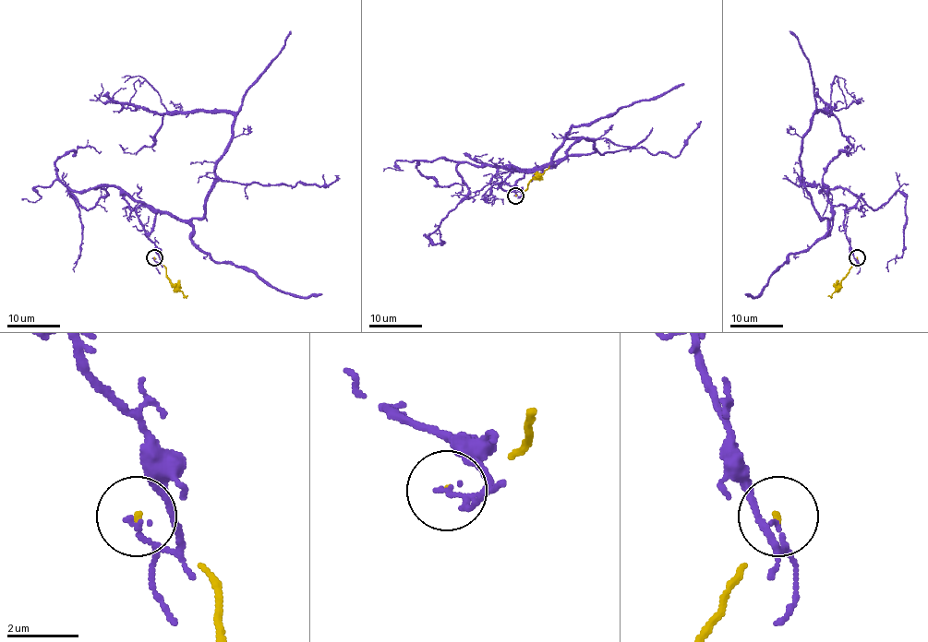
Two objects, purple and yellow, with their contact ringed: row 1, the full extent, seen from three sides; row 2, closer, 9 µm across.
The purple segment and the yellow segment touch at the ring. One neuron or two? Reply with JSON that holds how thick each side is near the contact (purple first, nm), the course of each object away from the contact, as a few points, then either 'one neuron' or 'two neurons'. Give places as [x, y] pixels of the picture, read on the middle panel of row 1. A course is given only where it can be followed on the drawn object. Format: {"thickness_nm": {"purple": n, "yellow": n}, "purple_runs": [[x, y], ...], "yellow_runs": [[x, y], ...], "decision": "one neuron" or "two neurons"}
{"thickness_nm": {"purple": 130, "yellow": 90}, "purple_runs": [[515, 195], [498, 184], [553, 166], [578, 138], [593, 142], [593, 153], [503, 166], [473, 196], [463, 184]], "yellow_runs": [[515, 195], [527, 188], [527, 184], [549, 166]], "decision": "two neurons"}

